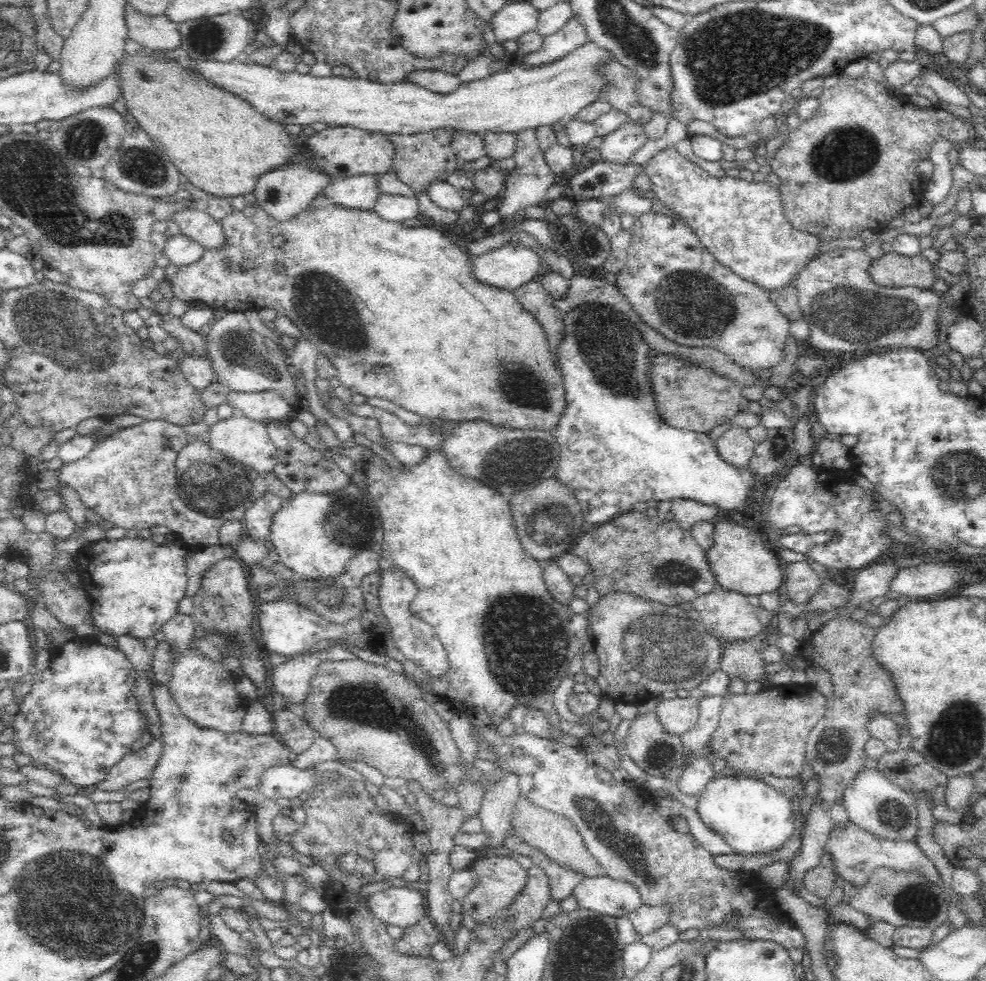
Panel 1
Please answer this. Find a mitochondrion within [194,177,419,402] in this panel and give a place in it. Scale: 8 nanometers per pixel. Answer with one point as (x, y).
(319, 301)

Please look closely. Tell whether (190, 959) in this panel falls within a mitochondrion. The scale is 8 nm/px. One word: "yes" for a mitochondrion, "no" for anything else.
no

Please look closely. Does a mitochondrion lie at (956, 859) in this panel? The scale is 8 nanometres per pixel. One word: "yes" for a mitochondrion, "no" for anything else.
no

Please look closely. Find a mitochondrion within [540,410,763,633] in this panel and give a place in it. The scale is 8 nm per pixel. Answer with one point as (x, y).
(678, 571)

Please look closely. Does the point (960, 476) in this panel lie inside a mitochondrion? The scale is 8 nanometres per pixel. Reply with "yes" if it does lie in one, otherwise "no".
yes

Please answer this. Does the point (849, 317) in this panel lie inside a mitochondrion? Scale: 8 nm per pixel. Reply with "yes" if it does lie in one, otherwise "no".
yes

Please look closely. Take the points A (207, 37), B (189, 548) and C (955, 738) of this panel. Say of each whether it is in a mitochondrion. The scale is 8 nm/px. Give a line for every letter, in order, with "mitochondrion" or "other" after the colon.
A: mitochondrion
B: other
C: mitochondrion

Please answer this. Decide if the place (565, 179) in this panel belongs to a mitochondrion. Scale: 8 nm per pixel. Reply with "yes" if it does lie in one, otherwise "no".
no

